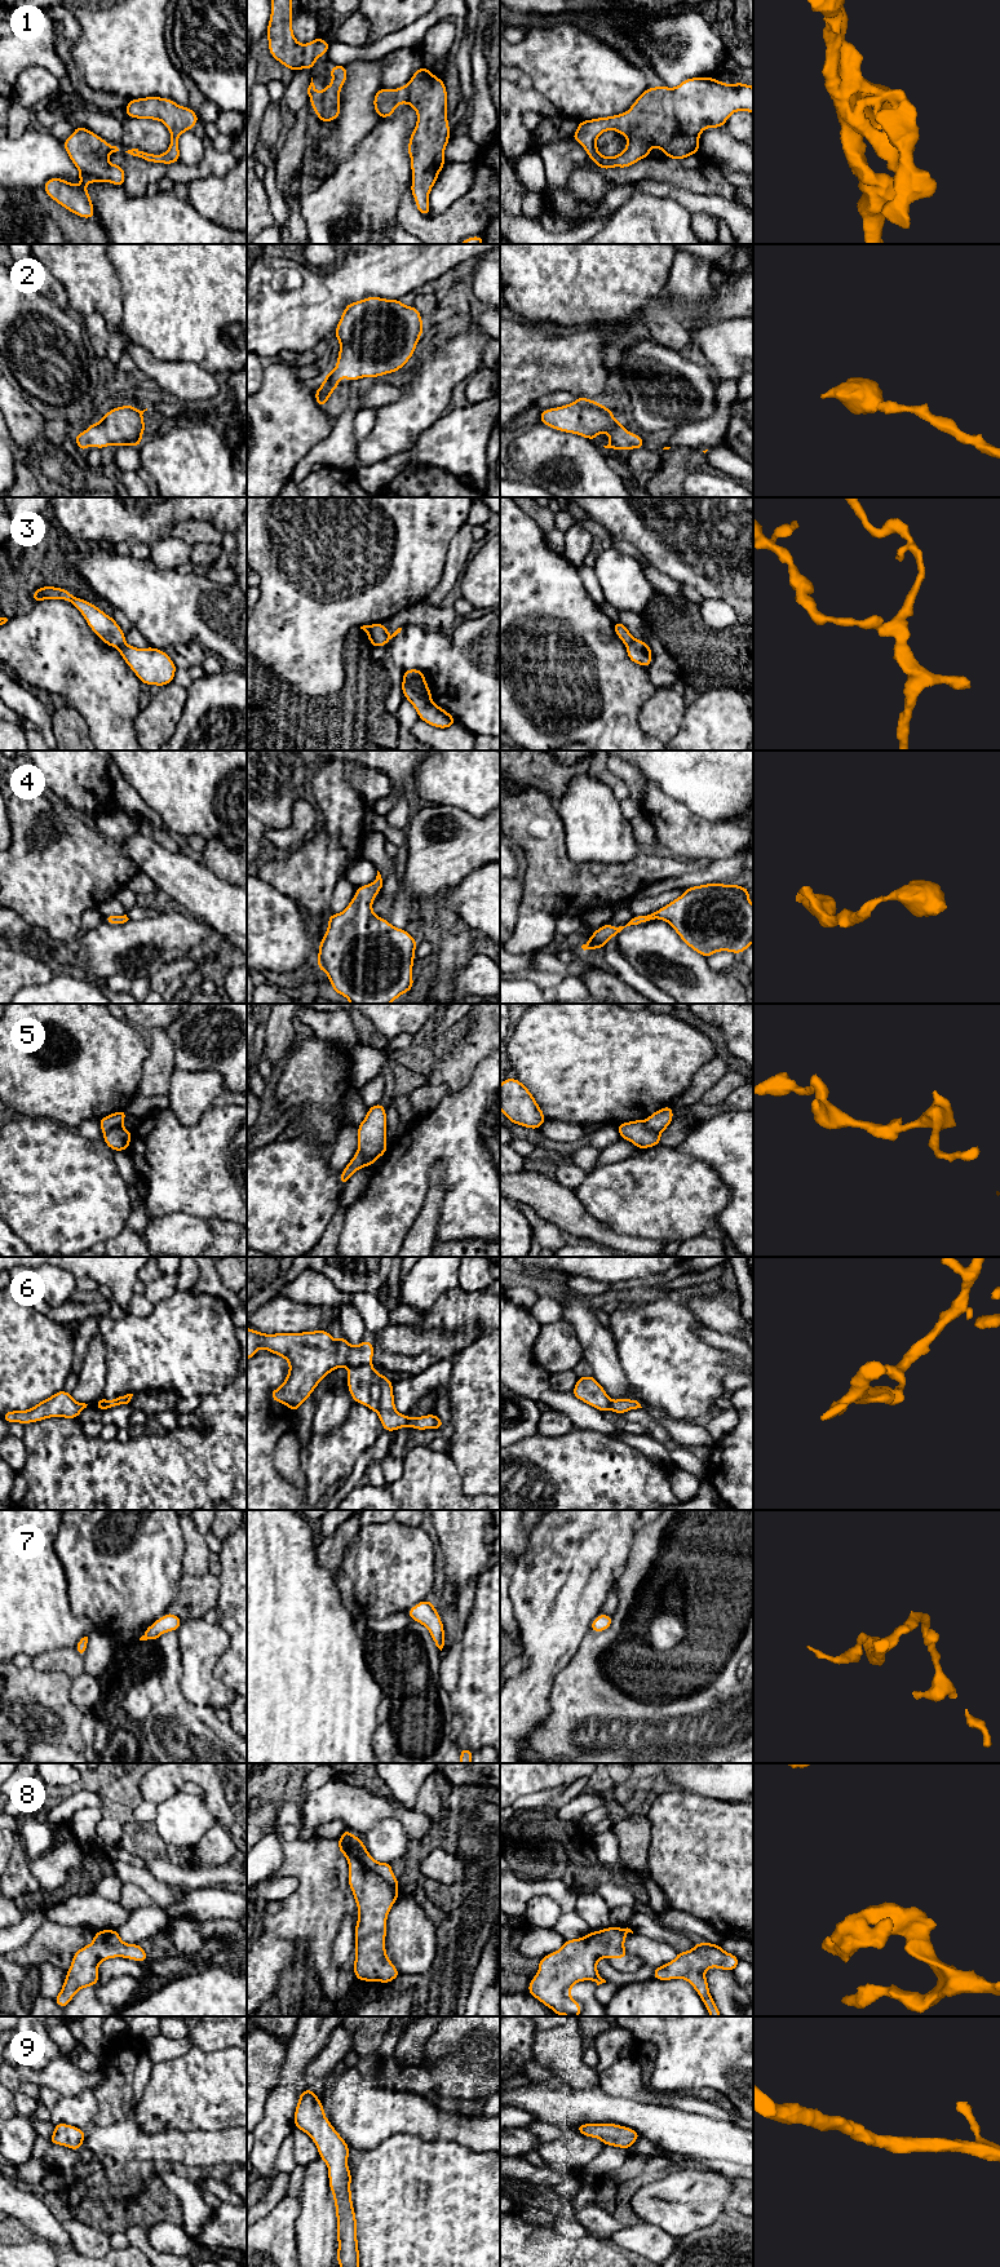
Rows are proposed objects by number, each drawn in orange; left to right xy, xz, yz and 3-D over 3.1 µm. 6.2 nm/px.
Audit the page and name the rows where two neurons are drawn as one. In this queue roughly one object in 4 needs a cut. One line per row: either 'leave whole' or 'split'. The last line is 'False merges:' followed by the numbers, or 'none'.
1: leave whole
2: leave whole
3: split
4: leave whole
5: split
6: split
7: leave whole
8: leave whole
9: leave whole
False merges: 3, 5, 6

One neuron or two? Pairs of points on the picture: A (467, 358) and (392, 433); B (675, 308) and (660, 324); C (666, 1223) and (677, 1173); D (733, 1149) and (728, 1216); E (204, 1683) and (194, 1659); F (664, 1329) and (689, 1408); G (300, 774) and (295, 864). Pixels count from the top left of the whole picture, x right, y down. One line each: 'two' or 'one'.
A: one
B: two
C: one
D: one
E: one
F: one
G: two

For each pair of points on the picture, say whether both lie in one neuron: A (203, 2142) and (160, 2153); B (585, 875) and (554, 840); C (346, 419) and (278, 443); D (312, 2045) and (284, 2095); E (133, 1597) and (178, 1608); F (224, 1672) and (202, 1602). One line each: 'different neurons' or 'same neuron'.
A: same neuron
B: same neuron
C: different neurons
D: same neuron
E: different neurons
F: different neurons

